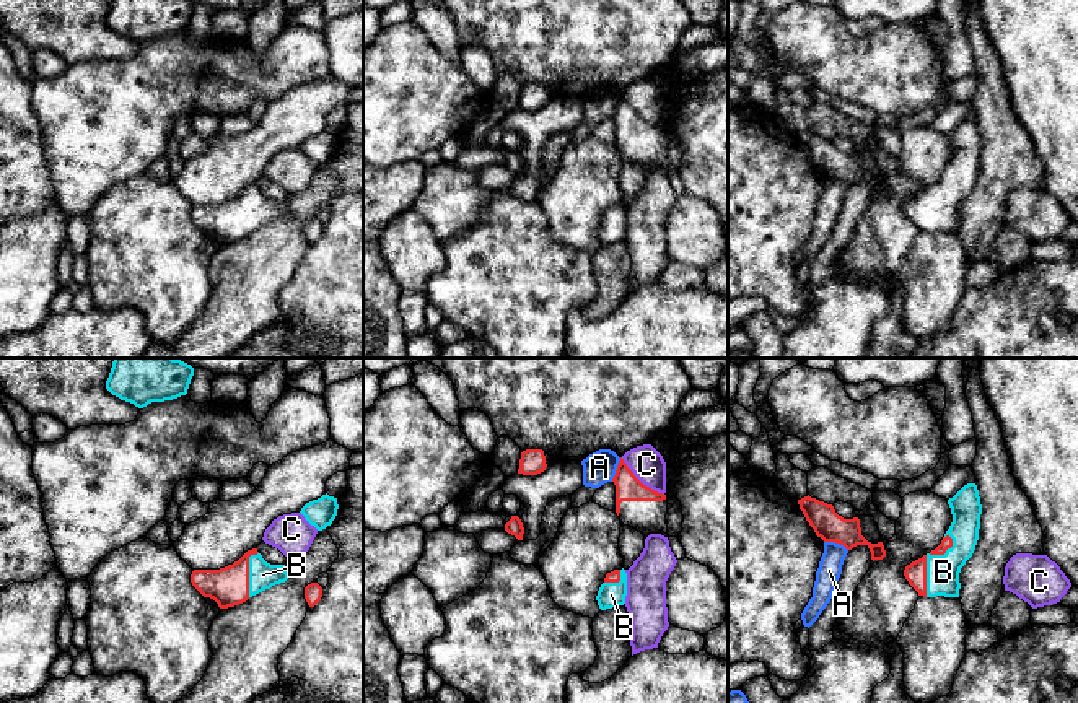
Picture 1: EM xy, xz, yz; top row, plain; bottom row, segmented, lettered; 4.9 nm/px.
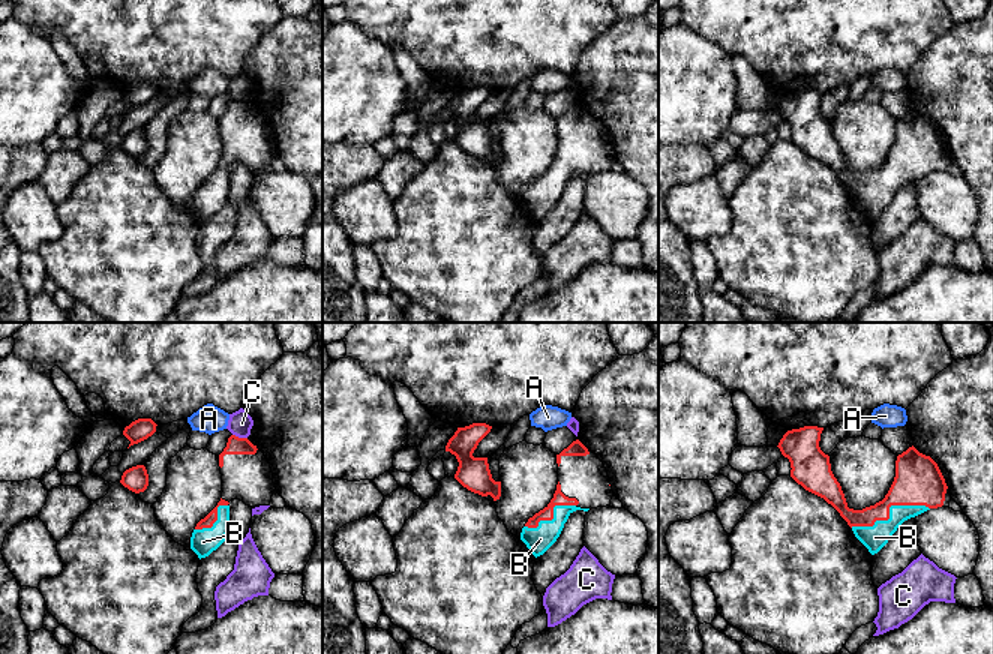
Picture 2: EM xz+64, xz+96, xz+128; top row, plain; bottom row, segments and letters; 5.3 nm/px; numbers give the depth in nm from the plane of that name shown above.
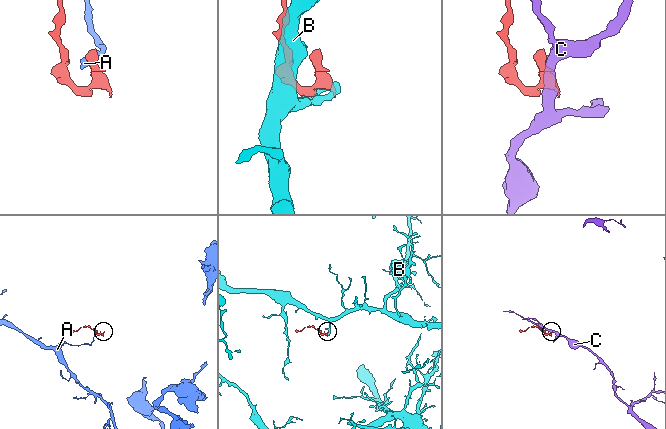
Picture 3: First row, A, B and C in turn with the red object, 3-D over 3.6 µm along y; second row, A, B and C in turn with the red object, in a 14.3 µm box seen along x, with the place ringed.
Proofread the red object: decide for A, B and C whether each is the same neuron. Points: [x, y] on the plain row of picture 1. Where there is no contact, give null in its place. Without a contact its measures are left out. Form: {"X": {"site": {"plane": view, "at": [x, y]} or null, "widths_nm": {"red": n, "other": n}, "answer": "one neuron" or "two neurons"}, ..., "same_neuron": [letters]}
{"A": {"site": {"plane": "xz", "at": [617, 104]}, "widths_nm": {"red": 130, "other": 160}, "answer": "two neurons"}, "B": {"site": {"plane": "yz", "at": [925, 194]}, "widths_nm": {"red": 110, "other": 160}, "answer": "one neuron"}, "C": {"site": {"plane": "xz", "at": [639, 116]}, "widths_nm": {"red": 130, "other": 160}, "answer": "two neurons"}, "same_neuron": ["B"]}

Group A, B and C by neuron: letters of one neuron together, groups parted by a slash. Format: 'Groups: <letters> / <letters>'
Groups: A / B / C

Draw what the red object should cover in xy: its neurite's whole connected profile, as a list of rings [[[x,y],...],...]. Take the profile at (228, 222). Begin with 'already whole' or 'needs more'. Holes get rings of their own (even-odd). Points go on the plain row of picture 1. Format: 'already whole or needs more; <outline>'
needs more; [[[257,184],[248,186],[238,197],[220,205],[194,205],[192,221],[213,234],[220,244],[246,238],[249,233],[285,218],[285,200],[267,199]]]

